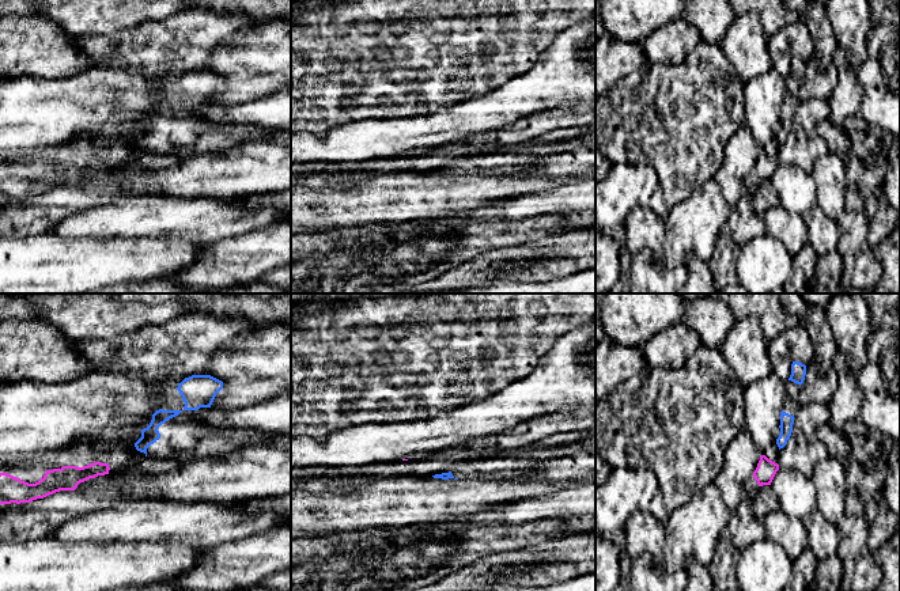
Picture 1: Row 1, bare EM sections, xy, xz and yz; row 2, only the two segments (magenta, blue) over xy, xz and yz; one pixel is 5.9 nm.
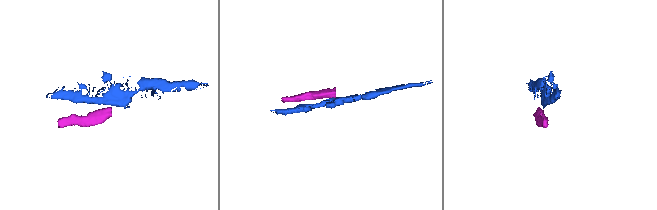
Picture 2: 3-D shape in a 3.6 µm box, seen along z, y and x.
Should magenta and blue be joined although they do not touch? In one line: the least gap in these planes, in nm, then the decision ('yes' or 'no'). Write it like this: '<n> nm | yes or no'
90 nm | no

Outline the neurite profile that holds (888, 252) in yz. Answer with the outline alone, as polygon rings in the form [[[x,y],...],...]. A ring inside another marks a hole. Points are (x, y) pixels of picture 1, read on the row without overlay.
[[[900,220],[895,230],[874,249],[882,274],[874,293],[900,293]]]

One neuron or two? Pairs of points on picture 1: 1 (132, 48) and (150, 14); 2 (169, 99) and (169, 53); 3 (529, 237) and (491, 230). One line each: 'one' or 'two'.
1: two
2: two
3: one

